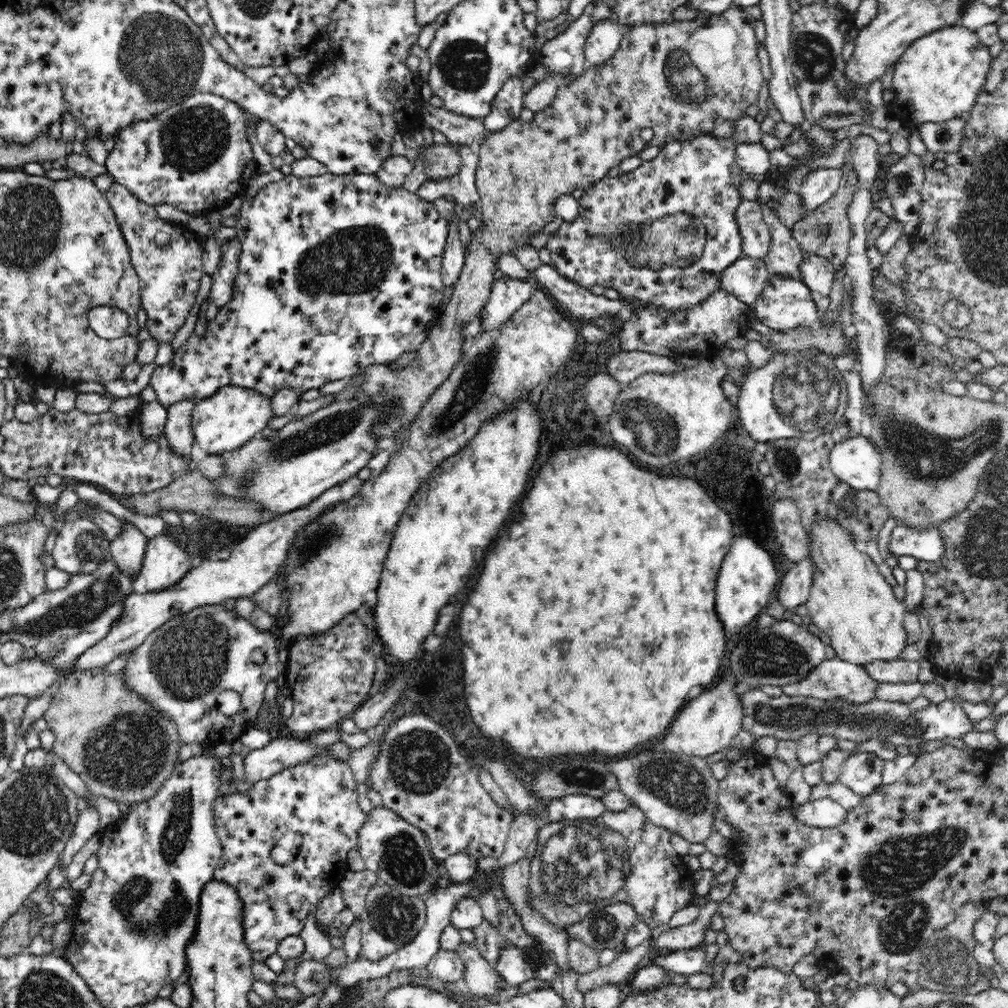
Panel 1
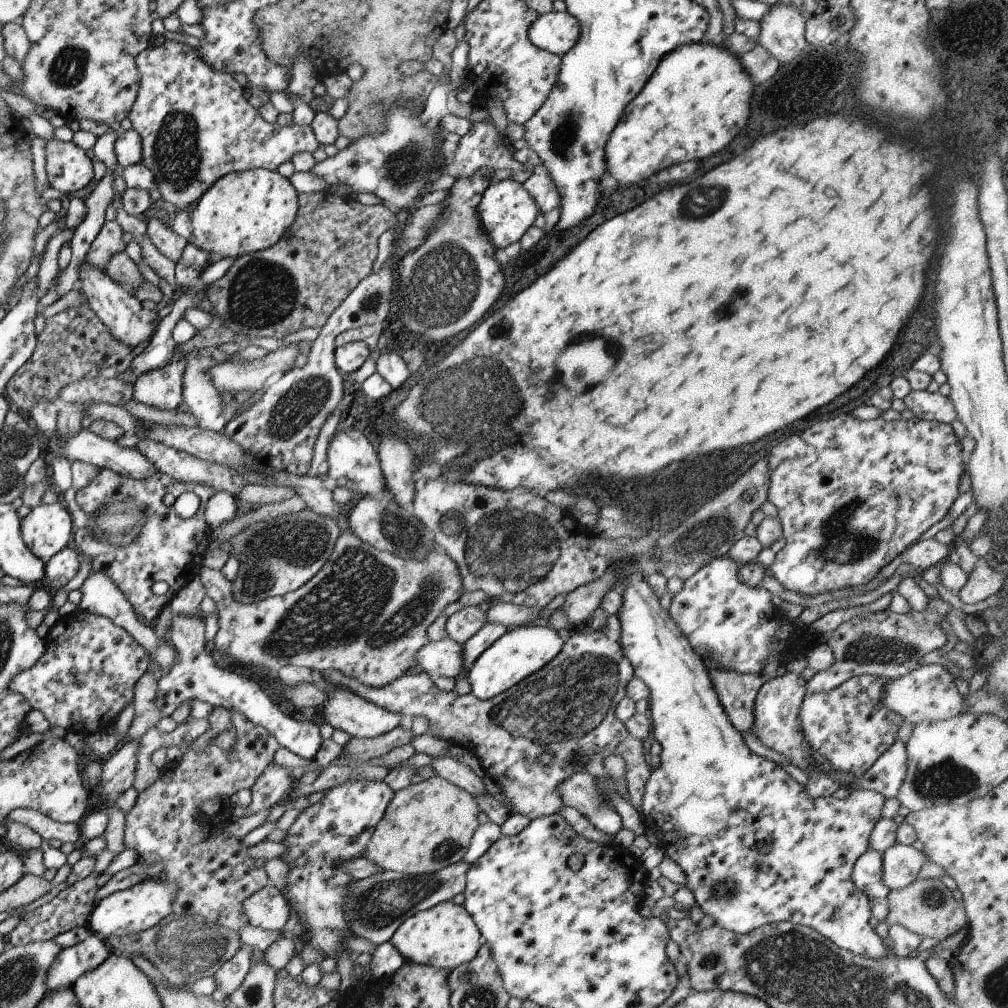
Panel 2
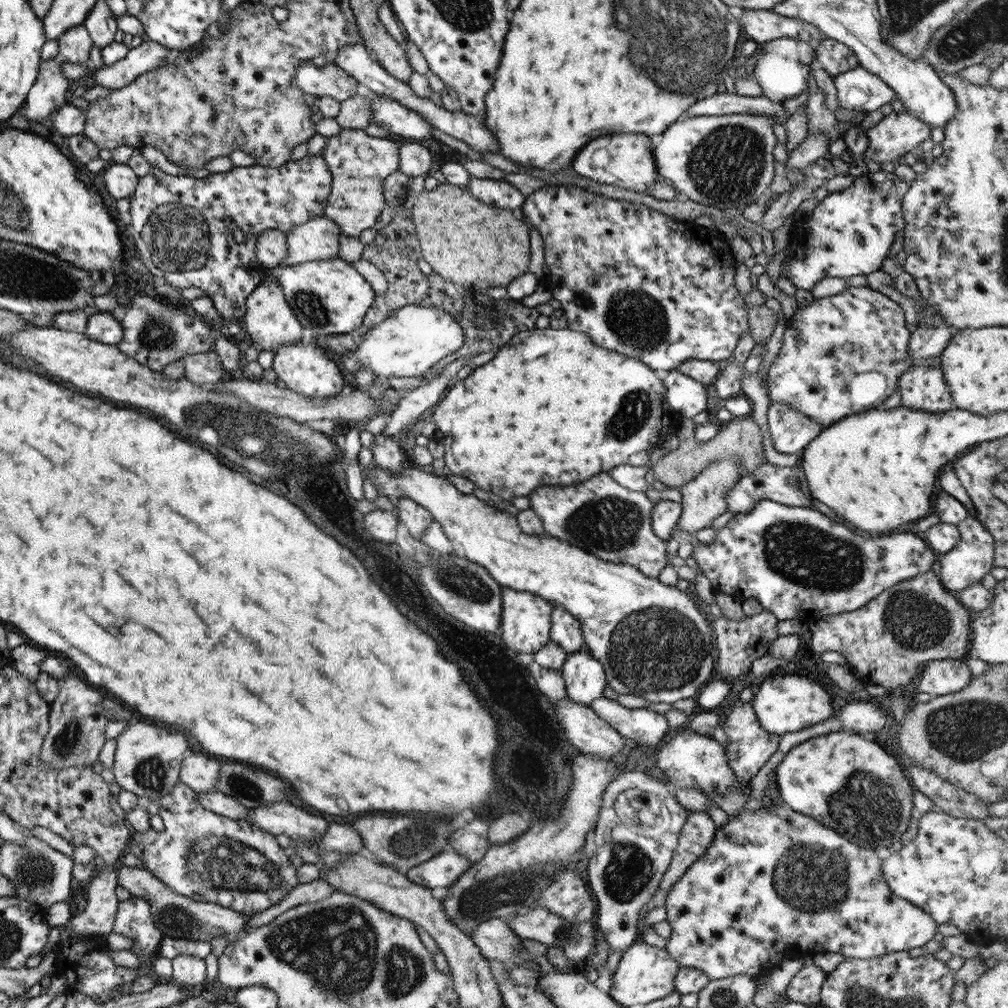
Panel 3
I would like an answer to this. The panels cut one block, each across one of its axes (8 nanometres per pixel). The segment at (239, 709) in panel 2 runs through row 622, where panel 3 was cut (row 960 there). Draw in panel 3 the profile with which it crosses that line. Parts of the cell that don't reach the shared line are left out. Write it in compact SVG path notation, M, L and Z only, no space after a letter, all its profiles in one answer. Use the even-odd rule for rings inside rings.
M175 956L171 960L171 980L179 986L202 992L208 986L205 980L204 959L195 956Z

